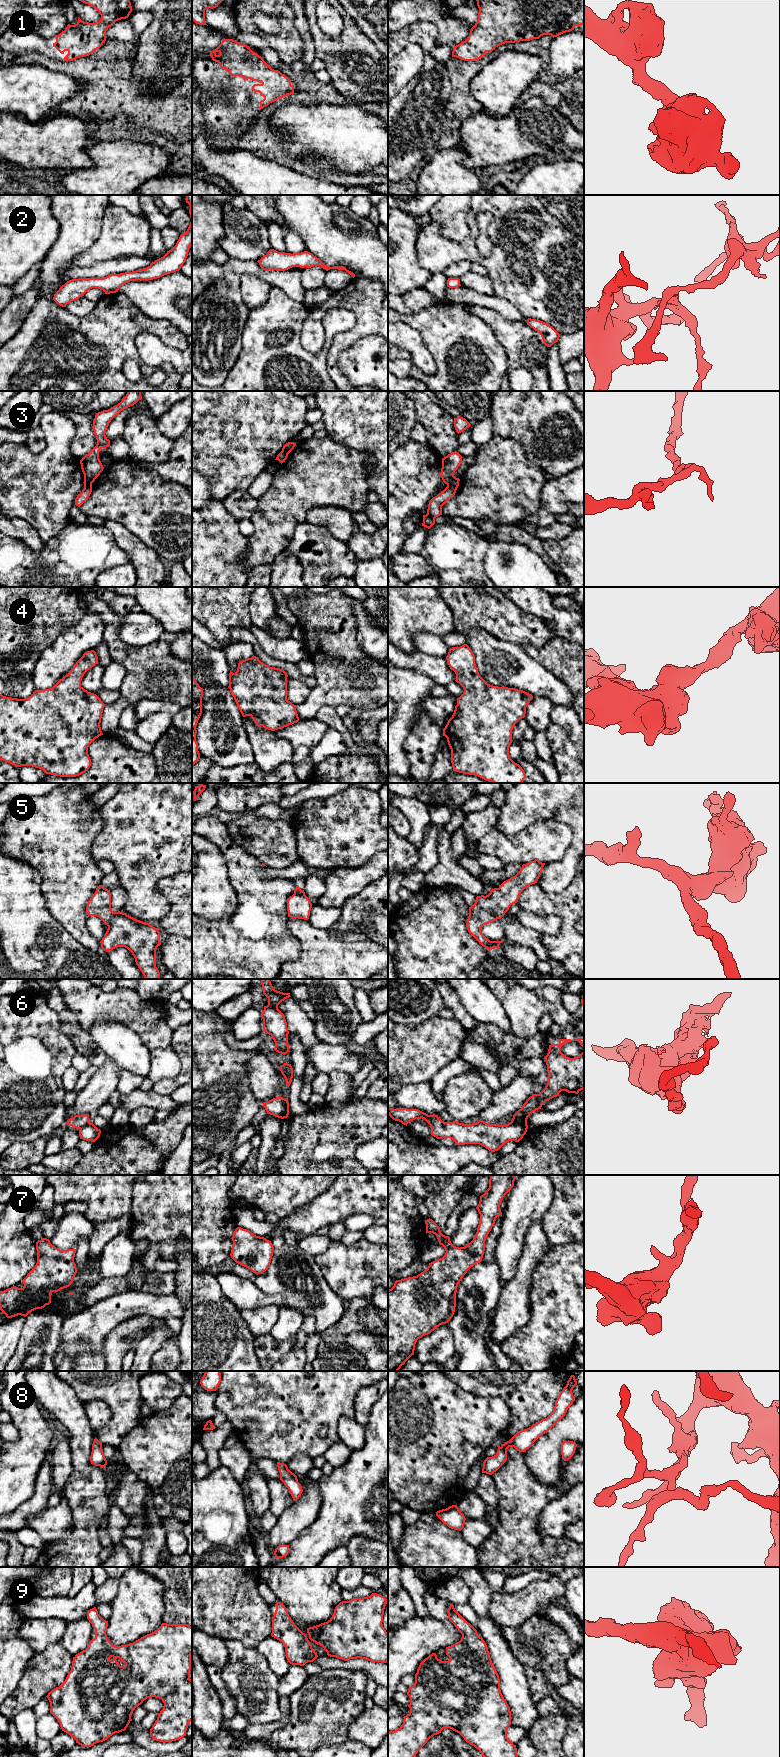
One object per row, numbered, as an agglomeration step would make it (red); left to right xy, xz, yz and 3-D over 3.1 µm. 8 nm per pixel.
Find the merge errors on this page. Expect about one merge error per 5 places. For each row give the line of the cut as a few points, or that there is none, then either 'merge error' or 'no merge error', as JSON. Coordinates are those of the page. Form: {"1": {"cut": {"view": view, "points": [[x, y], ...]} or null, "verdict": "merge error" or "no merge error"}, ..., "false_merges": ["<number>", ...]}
{"1": {"cut": null, "verdict": "no merge error"}, "2": {"cut": null, "verdict": "no merge error"}, "3": {"cut": {"view": "xy", "points": [[84, 476], [91, 483]]}, "verdict": "merge error"}, "4": {"cut": null, "verdict": "no merge error"}, "5": {"cut": null, "verdict": "no merge error"}, "6": {"cut": {"view": "xz", "points": [[283, 1098], [285, 1117]]}, "verdict": "merge error"}, "7": {"cut": null, "verdict": "no merge error"}, "8": {"cut": null, "verdict": "no merge error"}, "9": {"cut": null, "verdict": "no merge error"}, "false_merges": ["3", "6"]}

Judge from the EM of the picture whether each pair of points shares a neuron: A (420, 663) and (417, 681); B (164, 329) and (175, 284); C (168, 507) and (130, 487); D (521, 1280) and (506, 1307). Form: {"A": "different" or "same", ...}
{"A": "different", "B": "different", "C": "same", "D": "same"}

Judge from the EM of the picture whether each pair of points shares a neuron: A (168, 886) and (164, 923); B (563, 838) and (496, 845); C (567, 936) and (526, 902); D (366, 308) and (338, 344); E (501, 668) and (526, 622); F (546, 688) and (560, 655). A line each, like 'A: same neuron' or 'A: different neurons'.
A: same neuron
B: same neuron
C: same neuron
D: same neuron
E: different neurons
F: different neurons

